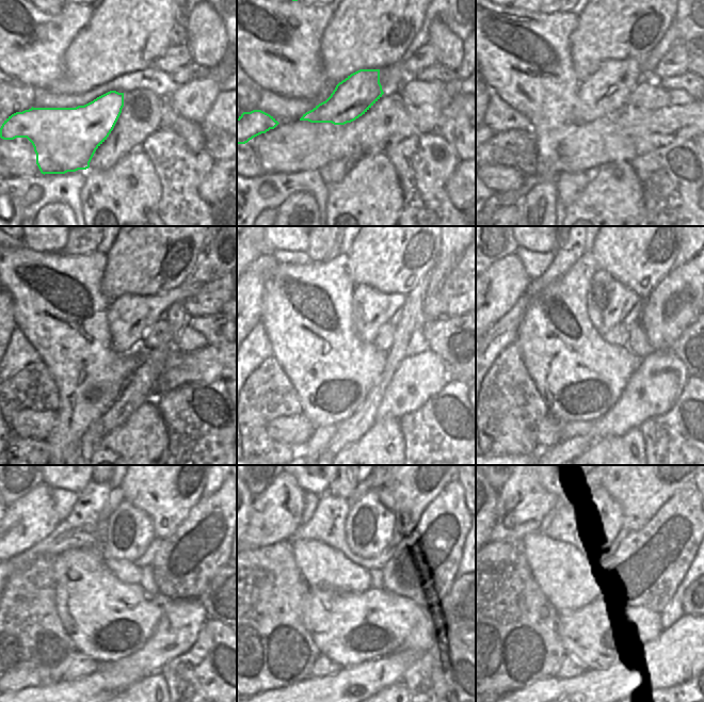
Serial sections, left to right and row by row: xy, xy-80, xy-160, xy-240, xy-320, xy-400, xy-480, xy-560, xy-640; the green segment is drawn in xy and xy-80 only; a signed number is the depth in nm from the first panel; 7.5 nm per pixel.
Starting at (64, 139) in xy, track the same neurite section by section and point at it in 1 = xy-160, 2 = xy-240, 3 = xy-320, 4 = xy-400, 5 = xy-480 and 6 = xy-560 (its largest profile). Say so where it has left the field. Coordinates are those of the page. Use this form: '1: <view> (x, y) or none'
1: xy-160 (605, 91)
2: xy-240 (129, 317)
3: xy-320 (371, 308)
4: xy-400 (608, 302)
5: xy-480 (129, 531)
6: xy-560 (369, 526)

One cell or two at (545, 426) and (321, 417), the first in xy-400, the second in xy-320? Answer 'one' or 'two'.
two

